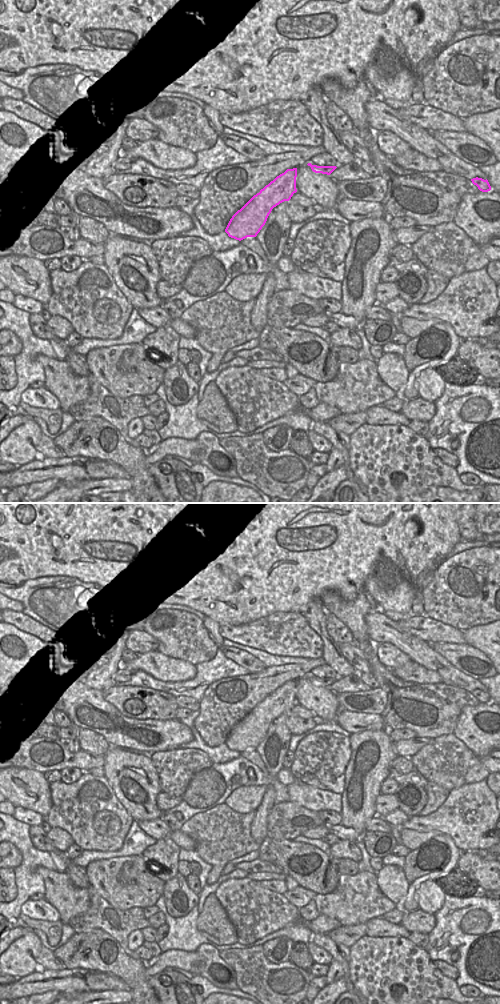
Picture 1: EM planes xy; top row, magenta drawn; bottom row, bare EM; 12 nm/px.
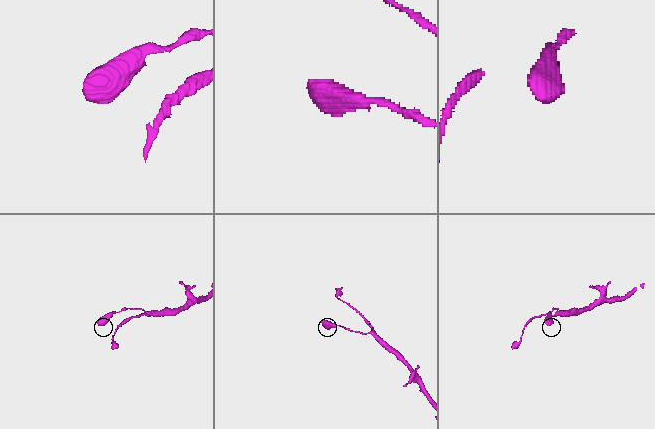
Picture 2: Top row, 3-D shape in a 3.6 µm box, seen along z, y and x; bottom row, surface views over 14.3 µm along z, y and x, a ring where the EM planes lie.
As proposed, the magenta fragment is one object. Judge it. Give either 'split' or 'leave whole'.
leave whole

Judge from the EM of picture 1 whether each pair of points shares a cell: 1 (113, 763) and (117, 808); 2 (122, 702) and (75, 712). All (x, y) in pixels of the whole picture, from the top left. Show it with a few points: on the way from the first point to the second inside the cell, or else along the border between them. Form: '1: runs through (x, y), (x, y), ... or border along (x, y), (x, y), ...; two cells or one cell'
1: border along (104, 777), (116, 798), (130, 816); two cells
2: border along (99, 689), (105, 700), (122, 714), (131, 717); two cells

